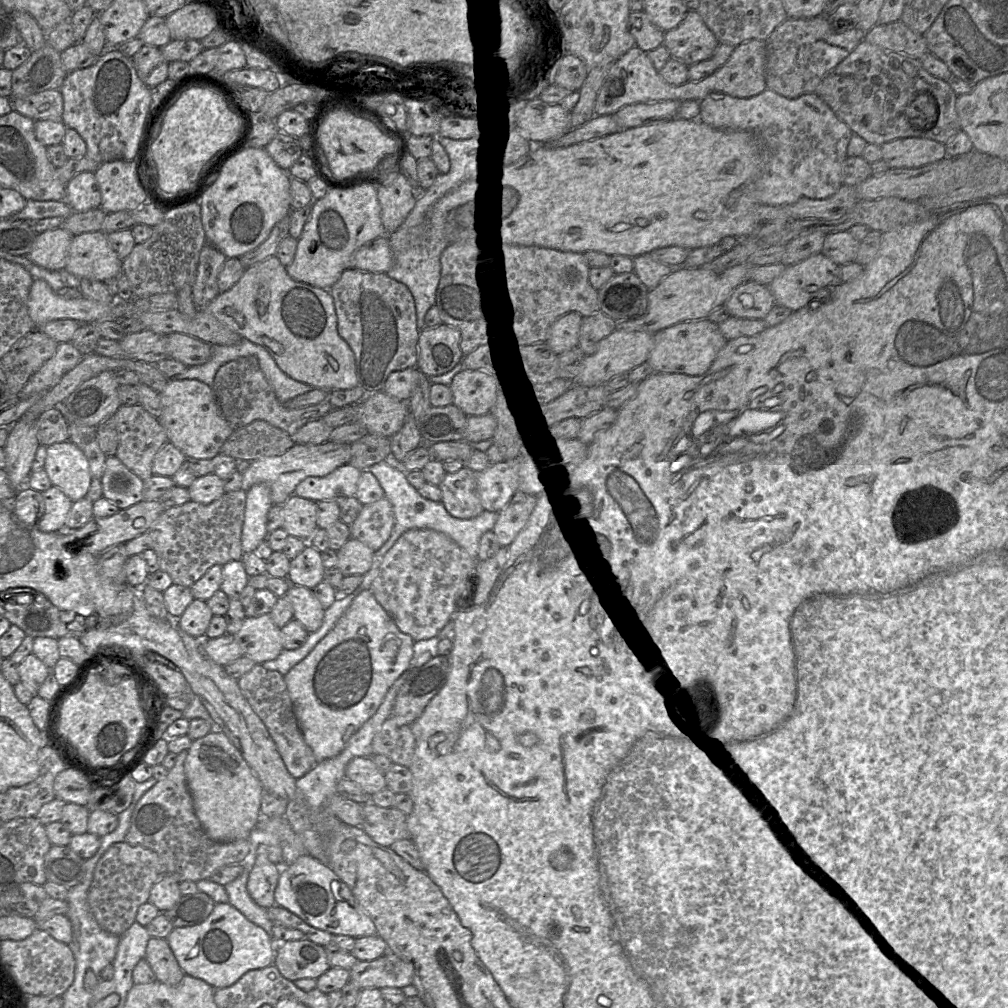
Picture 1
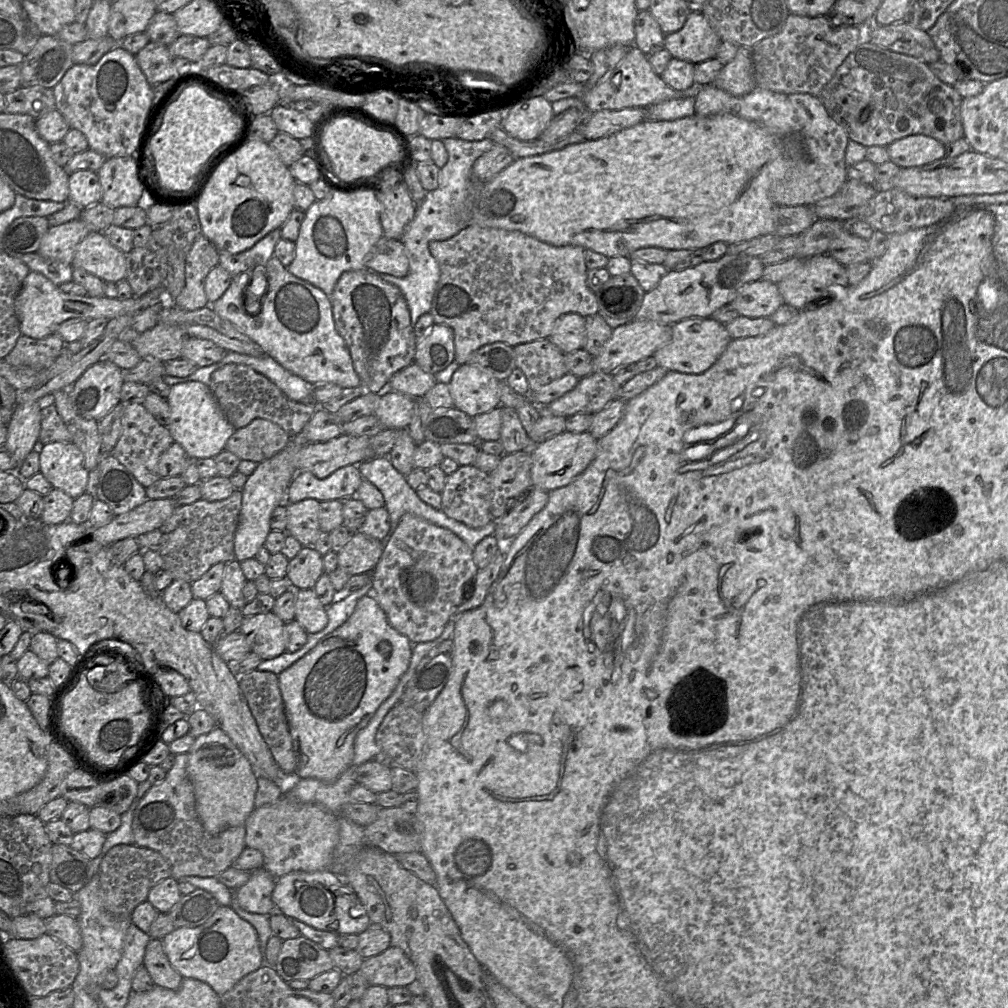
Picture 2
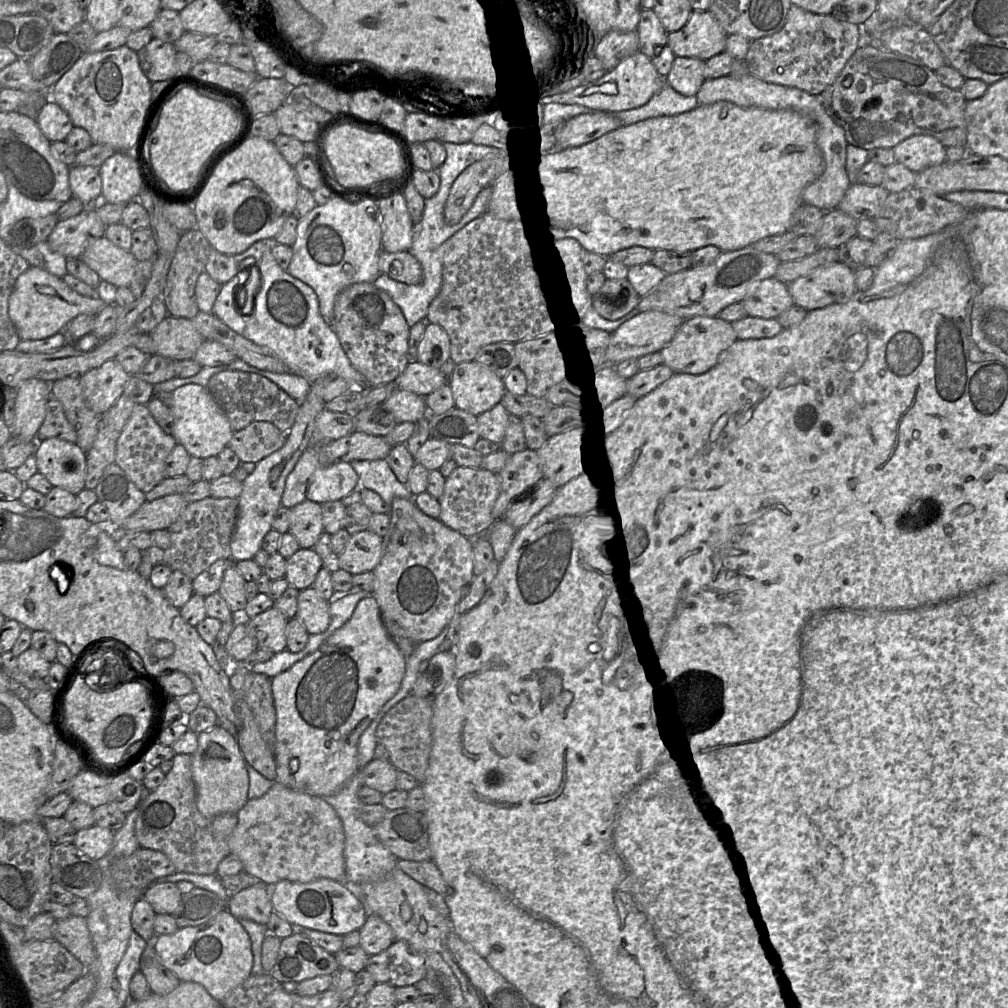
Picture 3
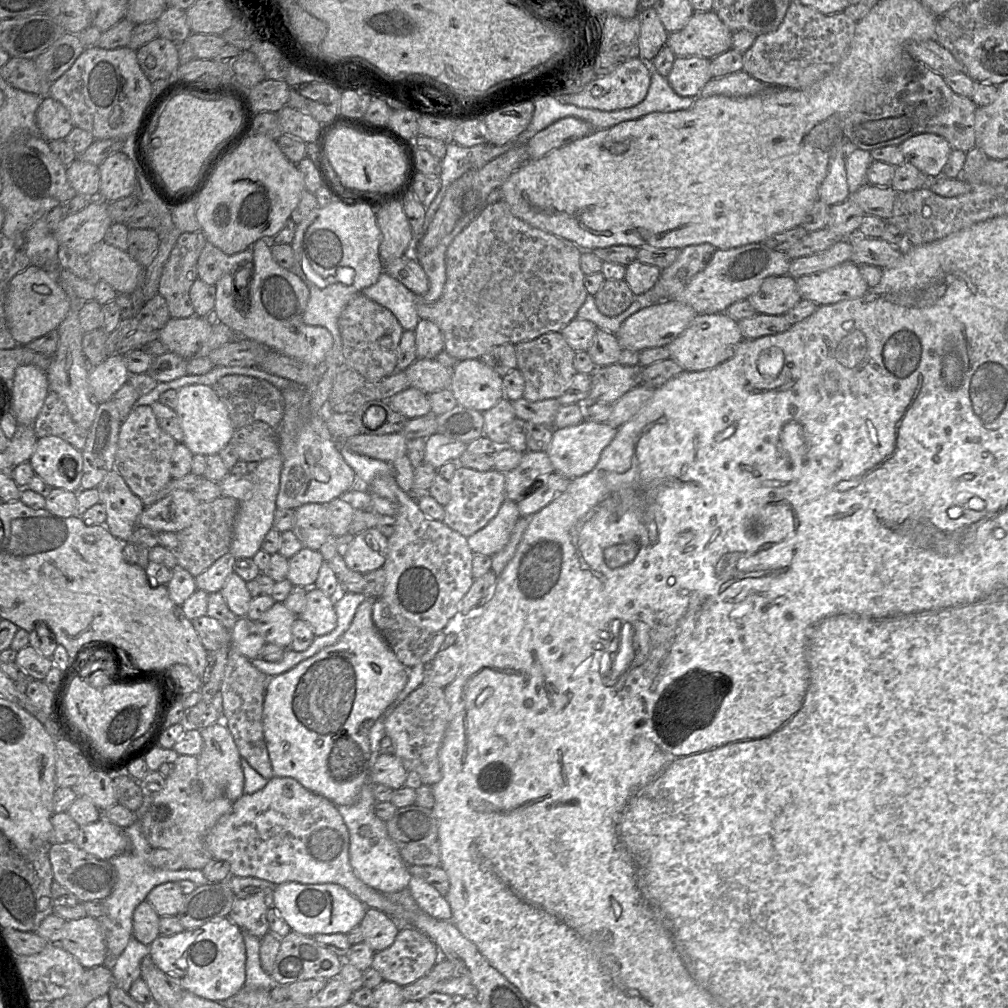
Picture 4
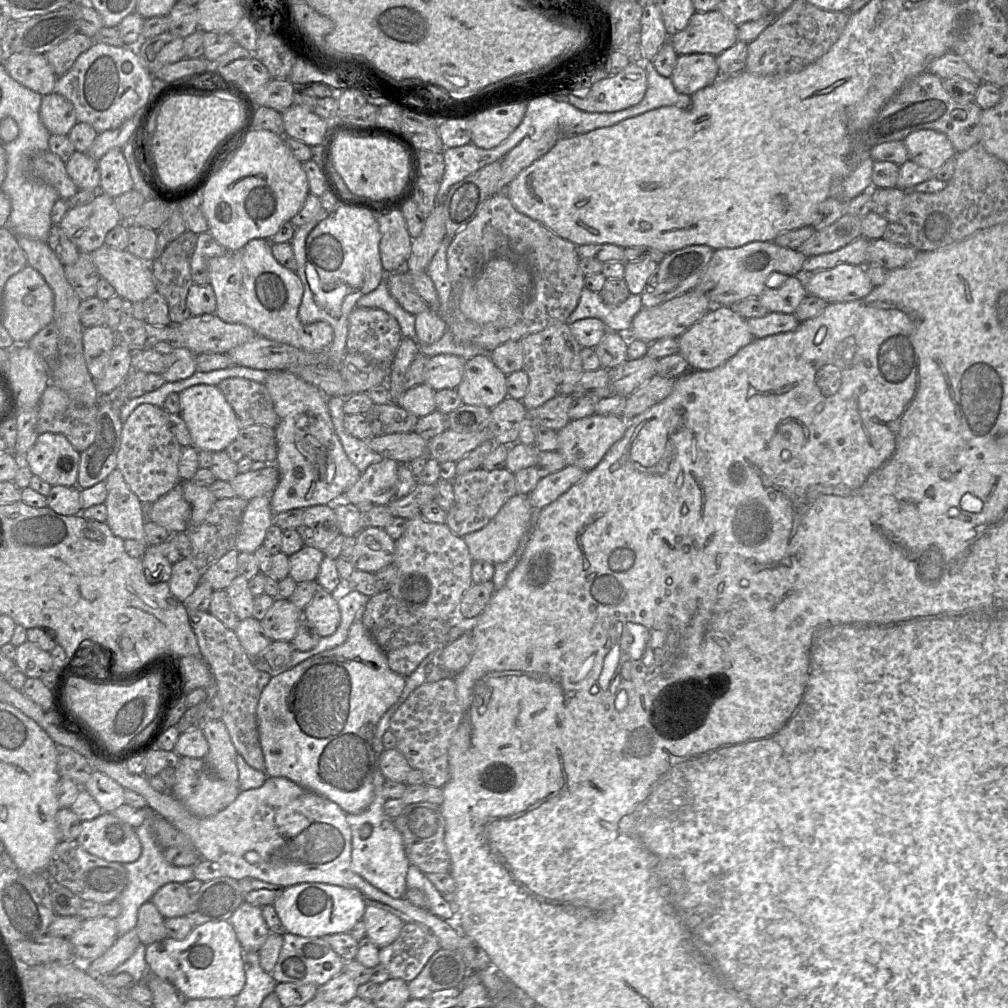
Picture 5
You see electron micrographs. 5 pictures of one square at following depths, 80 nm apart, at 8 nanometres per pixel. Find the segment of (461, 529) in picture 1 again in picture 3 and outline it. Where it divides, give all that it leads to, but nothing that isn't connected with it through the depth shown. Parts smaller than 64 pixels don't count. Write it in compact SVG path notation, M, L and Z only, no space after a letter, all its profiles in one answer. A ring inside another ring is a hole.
M387 459L354 460L350 465L358 474L360 488L366 488L379 494L389 505L395 498L413 499L407 485L396 478Z

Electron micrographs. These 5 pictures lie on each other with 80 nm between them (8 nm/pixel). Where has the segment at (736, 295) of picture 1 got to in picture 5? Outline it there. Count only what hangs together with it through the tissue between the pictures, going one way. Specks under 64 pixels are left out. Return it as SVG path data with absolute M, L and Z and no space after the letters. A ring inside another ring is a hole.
M777 273L771 274L766 282L766 288L759 297L751 298L758 298L768 312L793 314L798 305L808 295L805 276L783 274L782 277L785 278L783 282L780 282L779 277L775 276L777 276Z

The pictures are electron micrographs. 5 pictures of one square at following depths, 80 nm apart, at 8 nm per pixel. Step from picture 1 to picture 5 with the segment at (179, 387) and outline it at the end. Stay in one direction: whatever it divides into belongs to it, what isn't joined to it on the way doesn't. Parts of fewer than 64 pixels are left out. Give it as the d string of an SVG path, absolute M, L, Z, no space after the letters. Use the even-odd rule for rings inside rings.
M193 385L180 392L179 398L181 405L179 415L185 421L196 449L212 452L224 451L231 442L236 440L240 430L236 415L217 386Z

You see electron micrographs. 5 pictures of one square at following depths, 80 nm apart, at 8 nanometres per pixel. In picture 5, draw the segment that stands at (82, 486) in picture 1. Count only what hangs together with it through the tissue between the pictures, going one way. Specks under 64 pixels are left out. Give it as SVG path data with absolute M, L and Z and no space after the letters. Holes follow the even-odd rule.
M60 433L39 434L21 461L51 486L77 486L80 452Z

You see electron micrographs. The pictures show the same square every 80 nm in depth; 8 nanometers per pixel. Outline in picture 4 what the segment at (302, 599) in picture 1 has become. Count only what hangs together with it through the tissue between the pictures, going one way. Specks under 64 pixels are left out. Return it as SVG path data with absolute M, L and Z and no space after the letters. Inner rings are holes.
M313 586L307 589L305 606L297 617L312 628L315 637L329 634L337 626L334 599Z

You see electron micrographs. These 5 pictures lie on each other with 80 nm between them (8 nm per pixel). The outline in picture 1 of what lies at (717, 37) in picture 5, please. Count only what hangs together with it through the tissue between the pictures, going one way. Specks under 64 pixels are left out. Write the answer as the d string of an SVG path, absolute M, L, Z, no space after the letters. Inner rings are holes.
M688 11L676 28L664 33L663 45L671 58L689 67L711 59L719 41L697 11Z

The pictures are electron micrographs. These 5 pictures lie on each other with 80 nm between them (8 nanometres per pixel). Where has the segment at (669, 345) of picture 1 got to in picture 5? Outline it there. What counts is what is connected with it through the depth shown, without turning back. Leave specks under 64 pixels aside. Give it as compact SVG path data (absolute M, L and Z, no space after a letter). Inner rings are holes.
M714 306L678 337L679 354L689 363L690 370L713 370L725 364L754 338L748 328L747 320L739 315L735 308Z

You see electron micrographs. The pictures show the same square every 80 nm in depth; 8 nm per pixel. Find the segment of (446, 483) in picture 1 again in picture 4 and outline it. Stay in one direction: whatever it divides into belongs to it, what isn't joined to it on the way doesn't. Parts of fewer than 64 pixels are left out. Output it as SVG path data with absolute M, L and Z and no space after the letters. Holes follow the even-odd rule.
M458 465L449 480L450 500L444 506L443 522L452 530L469 537L488 524L495 517L500 506L506 500L505 473L495 469L477 471Z

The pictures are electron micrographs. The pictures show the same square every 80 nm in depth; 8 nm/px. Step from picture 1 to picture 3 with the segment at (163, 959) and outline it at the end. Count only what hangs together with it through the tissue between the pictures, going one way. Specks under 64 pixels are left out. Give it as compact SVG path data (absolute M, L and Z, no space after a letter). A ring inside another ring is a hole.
M153 941L147 943L148 946L140 958L140 971L144 974L152 993L169 994L178 987L181 981L162 964L153 947Z

